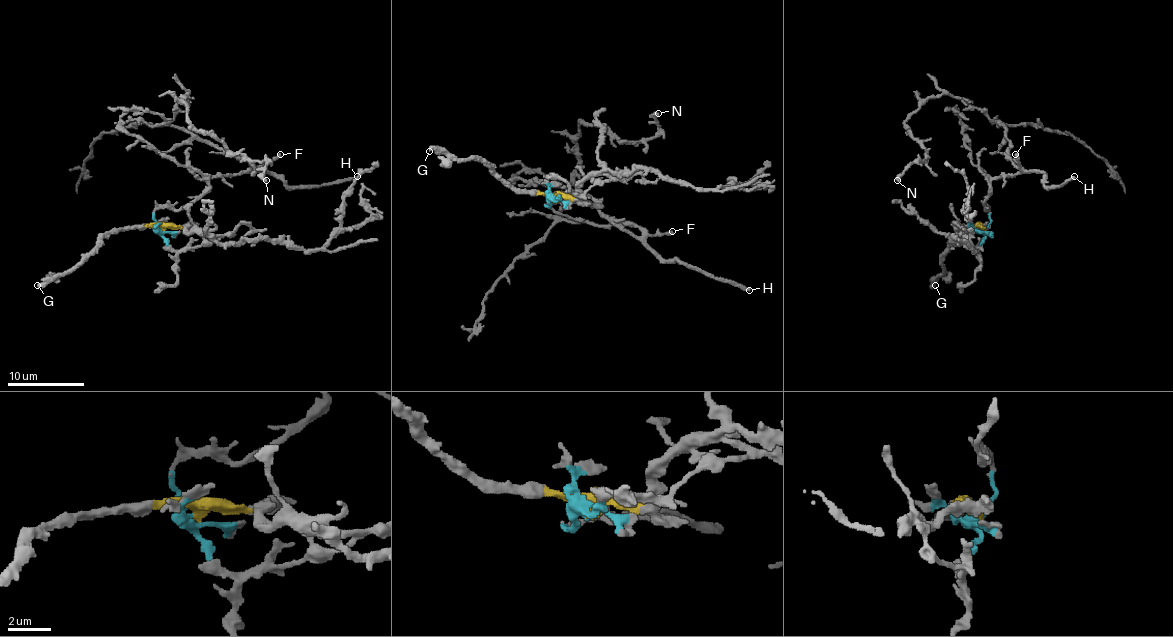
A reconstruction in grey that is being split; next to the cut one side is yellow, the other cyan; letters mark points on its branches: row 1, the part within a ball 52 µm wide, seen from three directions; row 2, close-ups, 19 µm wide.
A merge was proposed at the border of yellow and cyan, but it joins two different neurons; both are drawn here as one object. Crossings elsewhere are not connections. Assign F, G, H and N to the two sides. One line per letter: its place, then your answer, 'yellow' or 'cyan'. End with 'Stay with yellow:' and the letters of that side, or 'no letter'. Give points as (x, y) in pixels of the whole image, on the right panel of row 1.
F: place (1015, 154); cyan
G: place (935, 285); yellow
H: place (1074, 176); cyan
N: place (897, 180); cyan
Stay with yellow: G

